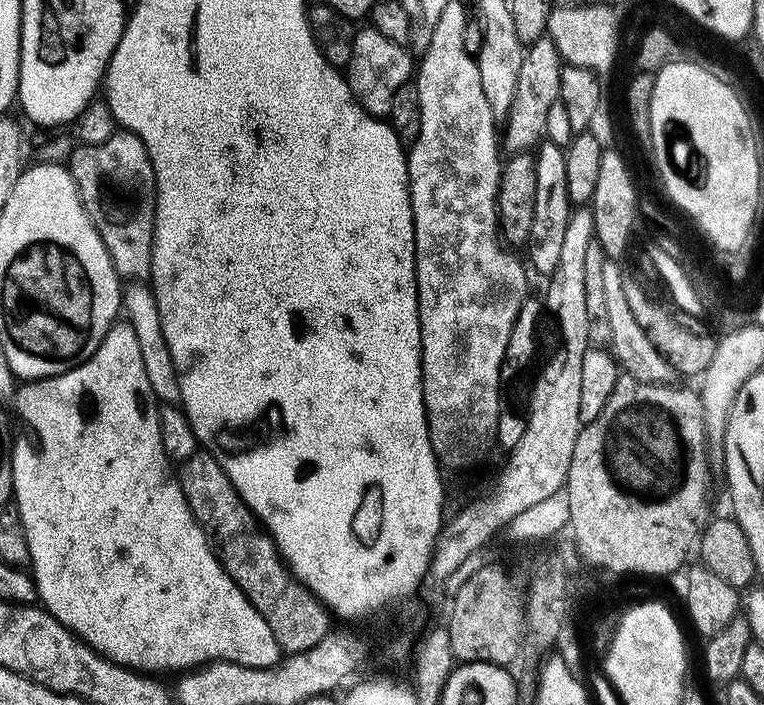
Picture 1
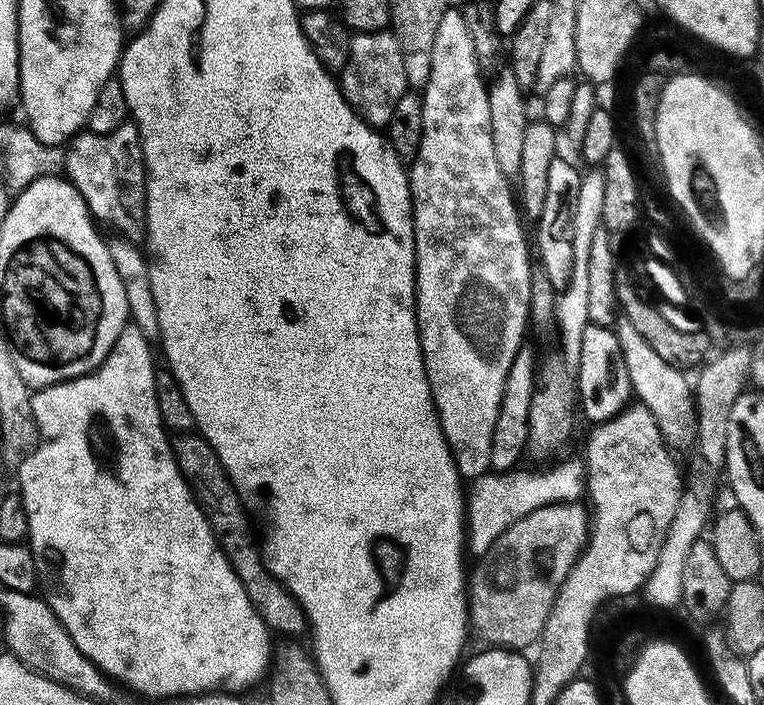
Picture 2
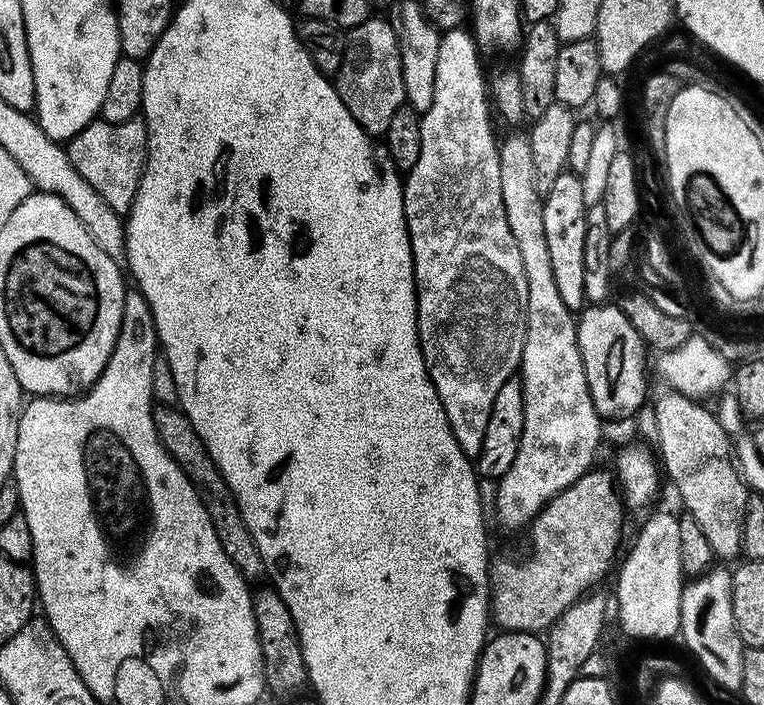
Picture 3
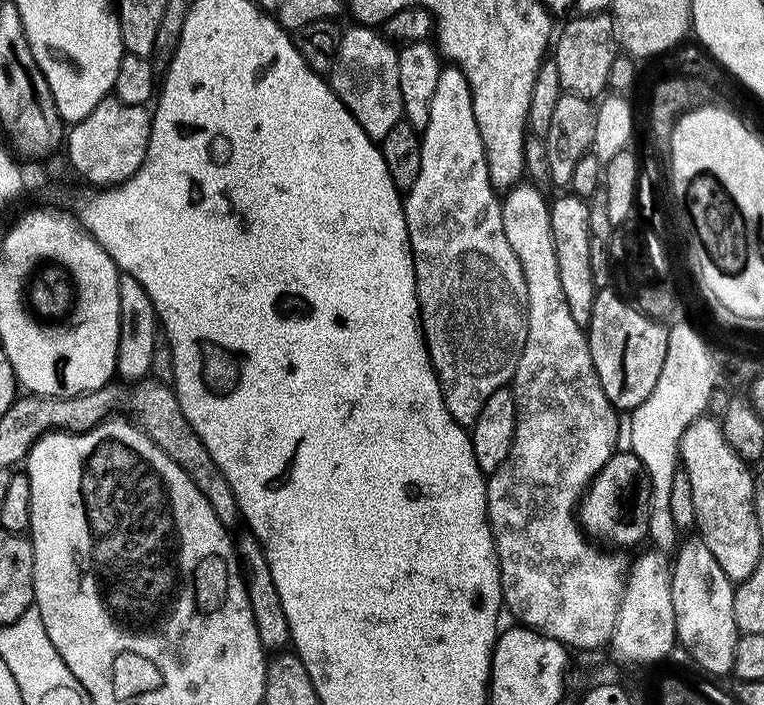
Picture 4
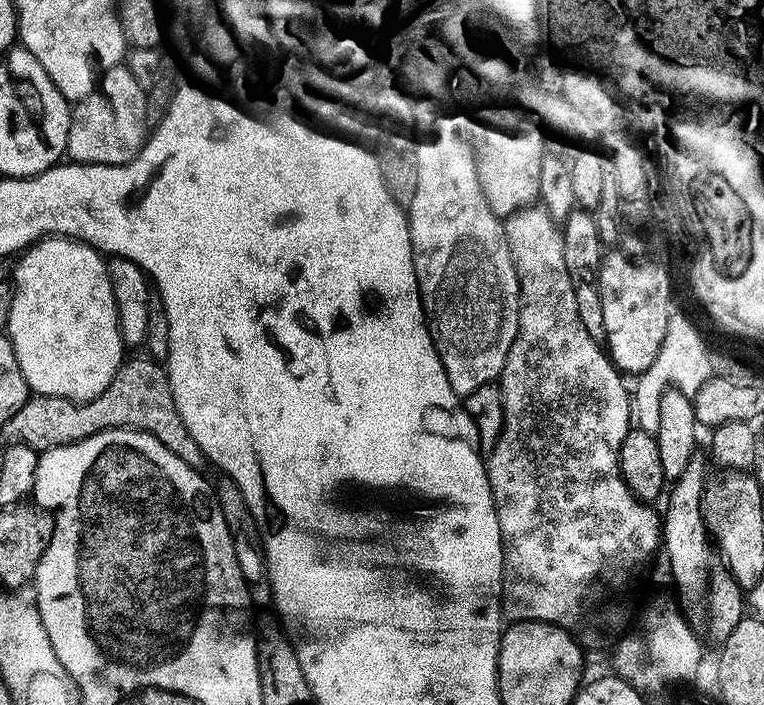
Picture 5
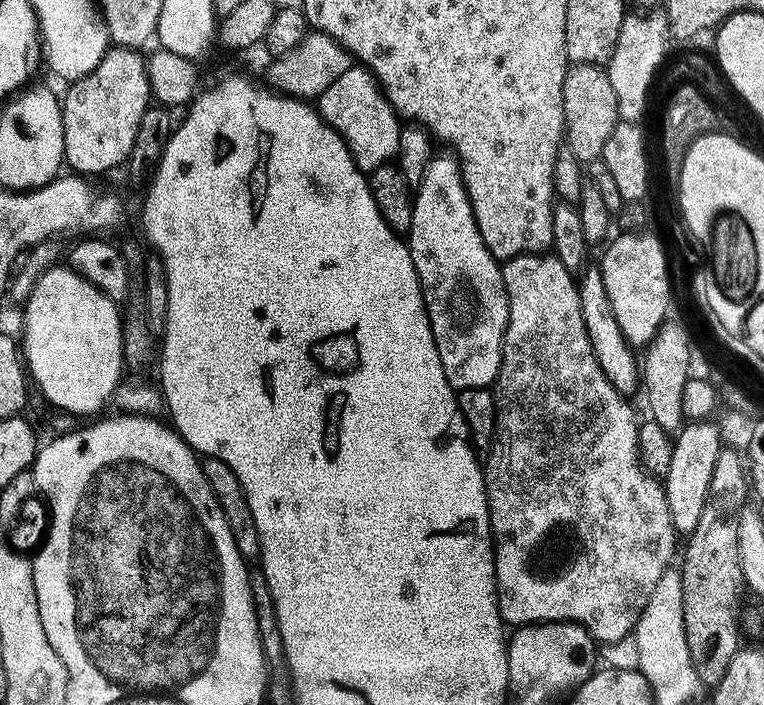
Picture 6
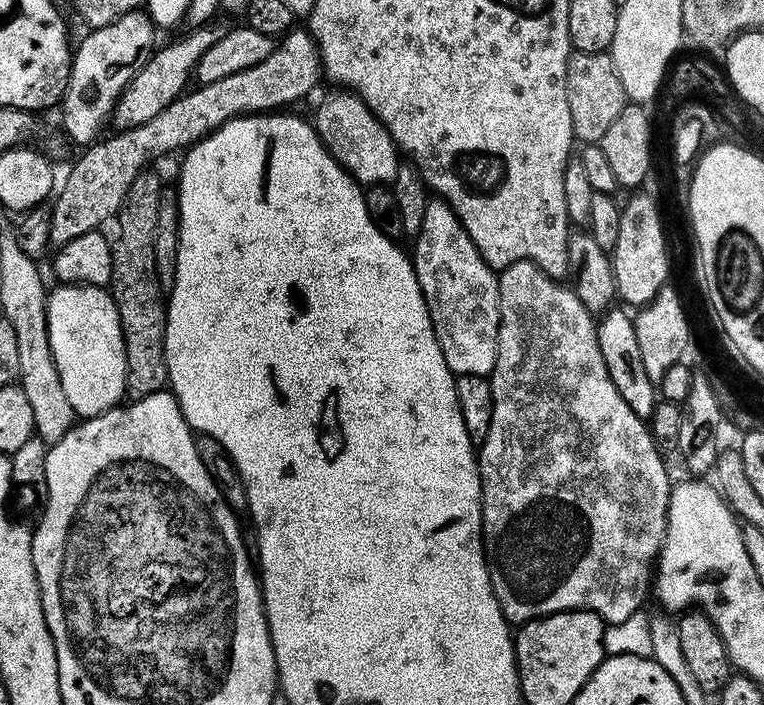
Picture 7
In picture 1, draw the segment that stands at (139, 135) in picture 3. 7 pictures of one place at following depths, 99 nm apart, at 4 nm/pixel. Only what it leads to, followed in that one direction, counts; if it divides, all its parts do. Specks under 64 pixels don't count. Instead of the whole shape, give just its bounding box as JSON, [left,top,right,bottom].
[66,130,156,281]

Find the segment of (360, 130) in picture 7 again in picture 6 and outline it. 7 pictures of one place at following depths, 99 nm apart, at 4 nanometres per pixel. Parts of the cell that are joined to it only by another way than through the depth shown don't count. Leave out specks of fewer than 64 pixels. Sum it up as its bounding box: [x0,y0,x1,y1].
[318,66,402,172]

